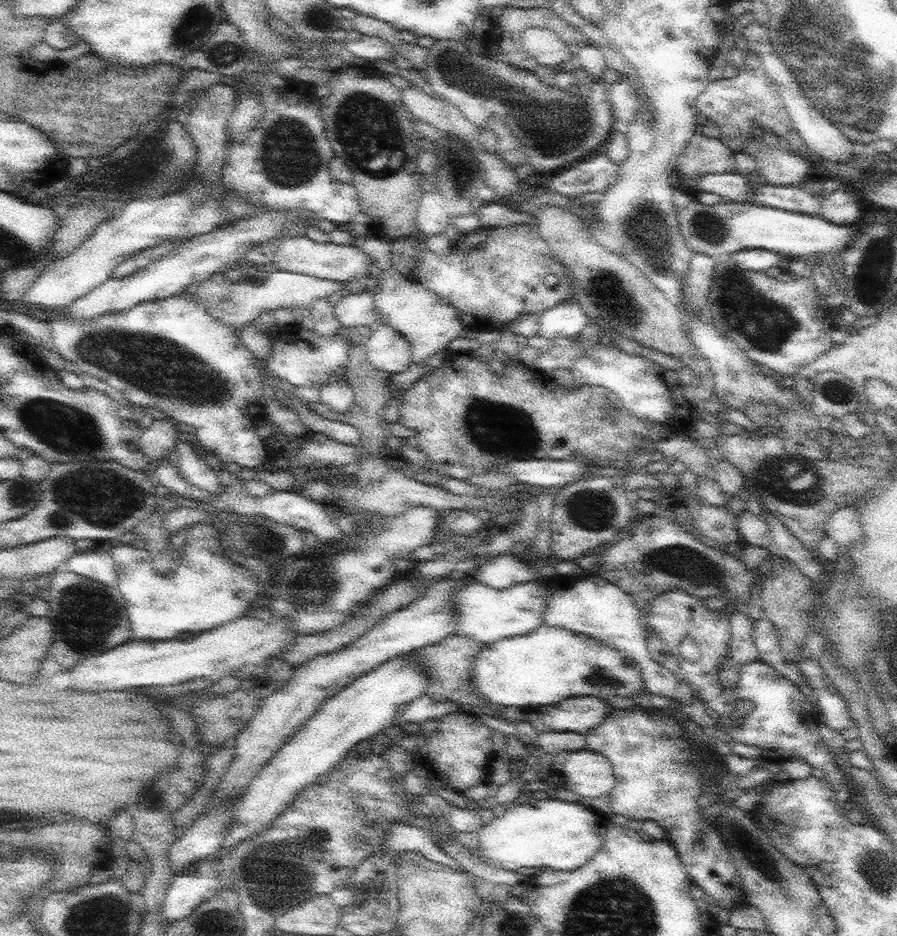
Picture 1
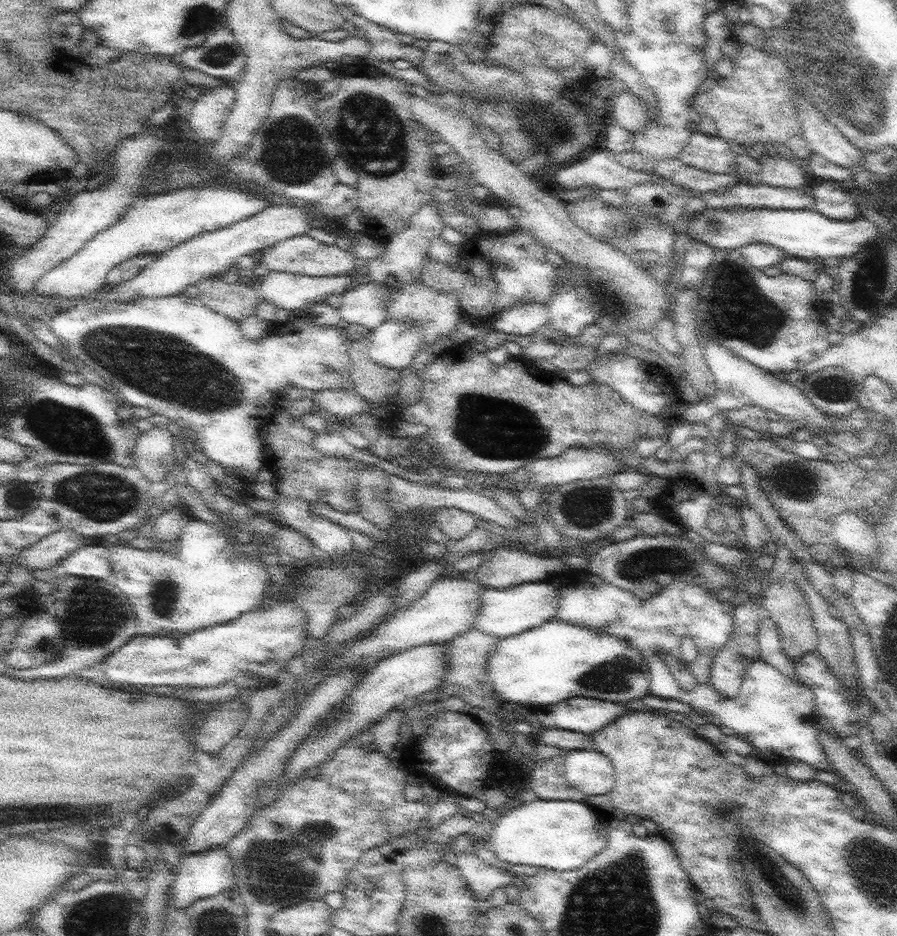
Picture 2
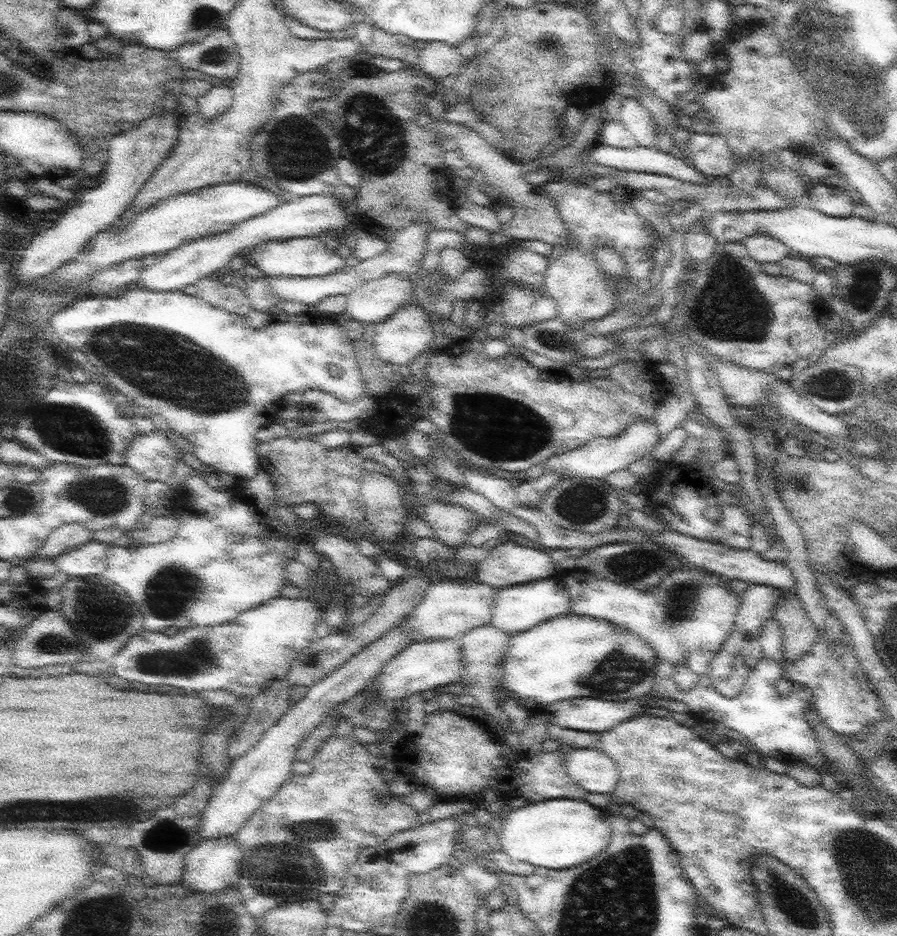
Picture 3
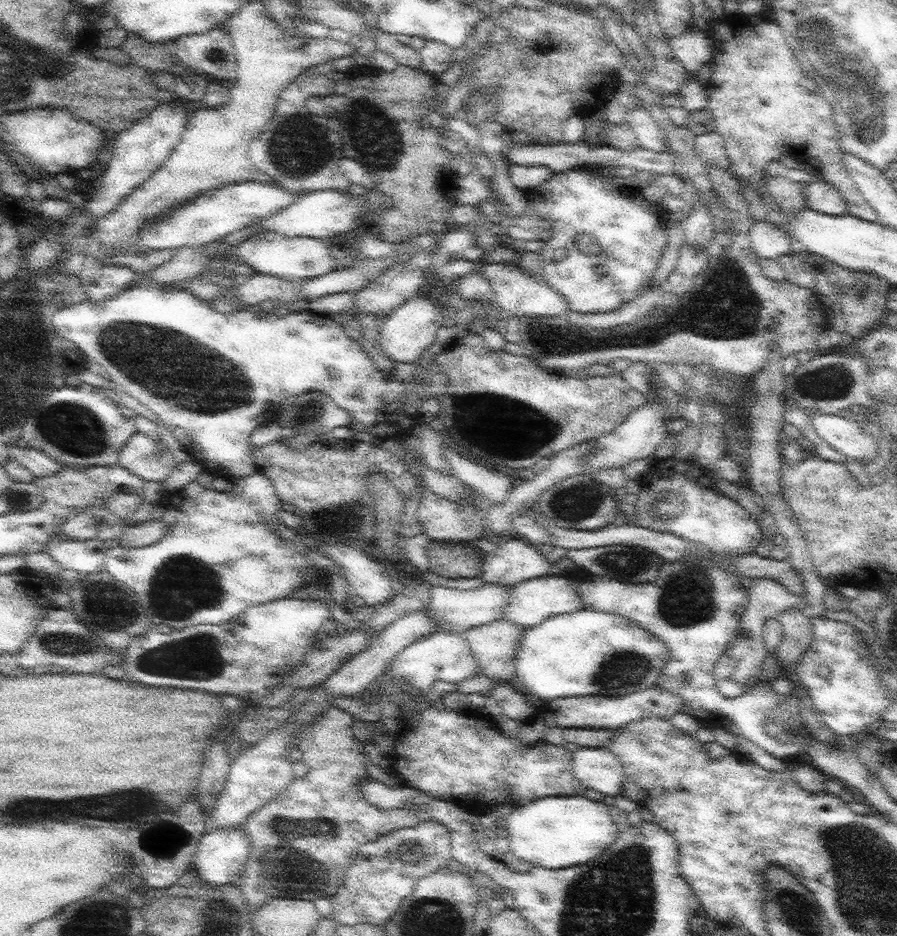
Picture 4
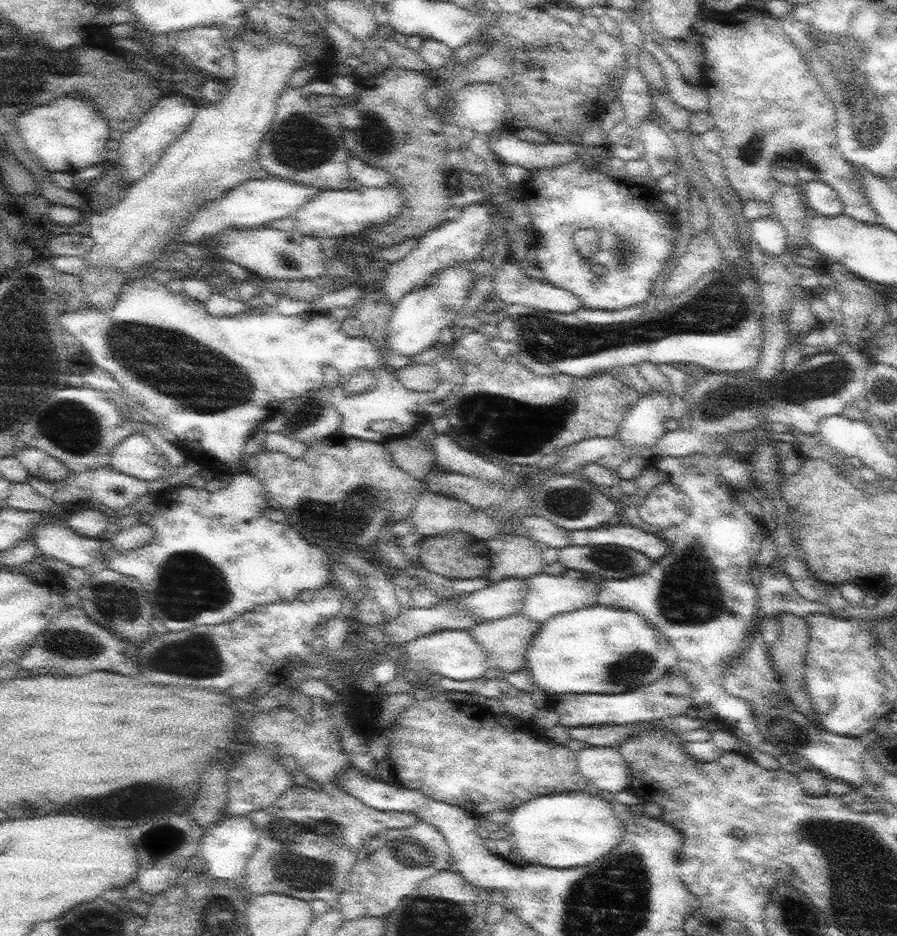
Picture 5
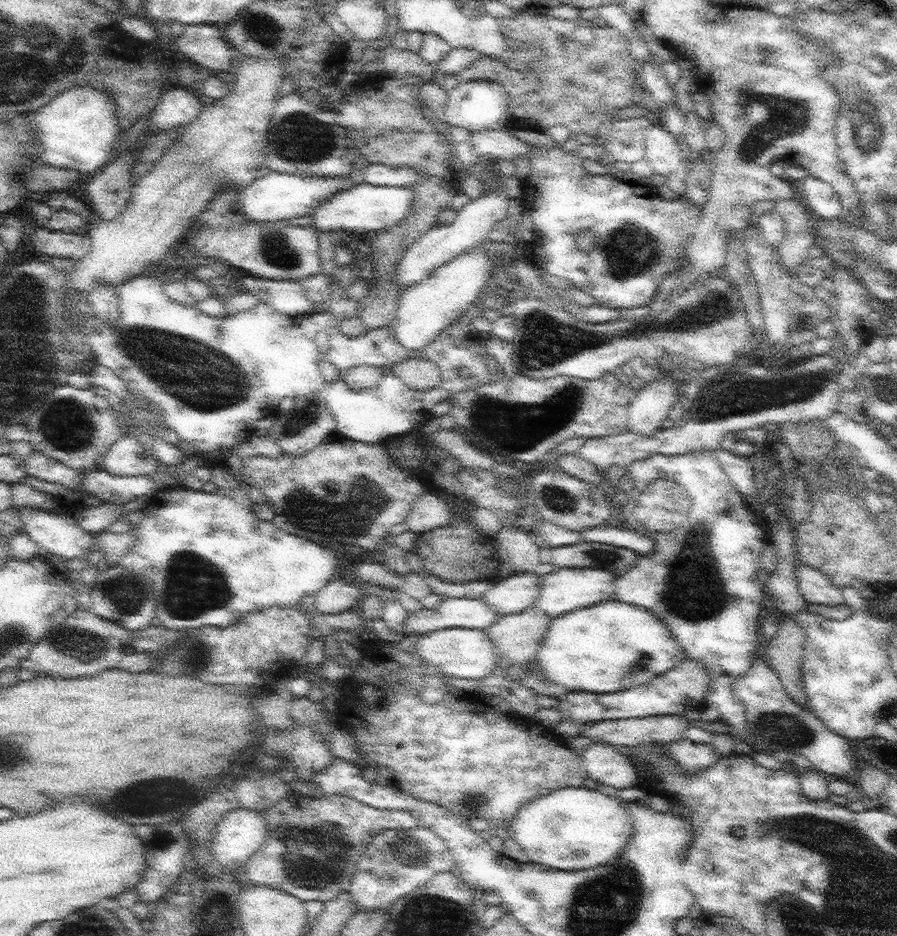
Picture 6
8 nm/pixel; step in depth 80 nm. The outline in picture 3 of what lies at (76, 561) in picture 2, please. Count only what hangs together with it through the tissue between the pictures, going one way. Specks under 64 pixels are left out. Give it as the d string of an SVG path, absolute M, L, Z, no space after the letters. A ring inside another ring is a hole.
M90 540L88 544L77 546L56 555L53 560L70 577L99 577L107 572L107 547L109 544Z

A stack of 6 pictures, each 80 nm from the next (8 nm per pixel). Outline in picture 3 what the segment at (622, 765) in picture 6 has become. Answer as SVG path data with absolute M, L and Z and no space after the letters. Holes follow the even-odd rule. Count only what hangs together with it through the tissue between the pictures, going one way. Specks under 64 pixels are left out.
M574 748L566 763L570 779L582 784L588 792L611 796L618 784L618 766L602 748Z

